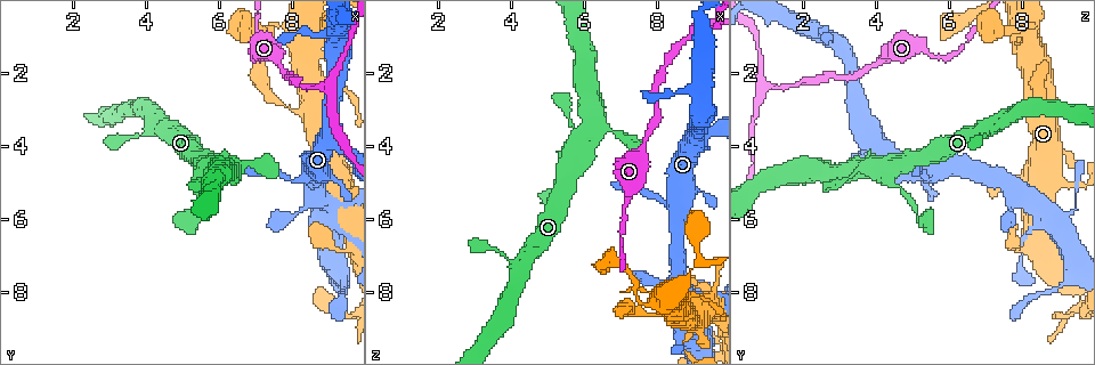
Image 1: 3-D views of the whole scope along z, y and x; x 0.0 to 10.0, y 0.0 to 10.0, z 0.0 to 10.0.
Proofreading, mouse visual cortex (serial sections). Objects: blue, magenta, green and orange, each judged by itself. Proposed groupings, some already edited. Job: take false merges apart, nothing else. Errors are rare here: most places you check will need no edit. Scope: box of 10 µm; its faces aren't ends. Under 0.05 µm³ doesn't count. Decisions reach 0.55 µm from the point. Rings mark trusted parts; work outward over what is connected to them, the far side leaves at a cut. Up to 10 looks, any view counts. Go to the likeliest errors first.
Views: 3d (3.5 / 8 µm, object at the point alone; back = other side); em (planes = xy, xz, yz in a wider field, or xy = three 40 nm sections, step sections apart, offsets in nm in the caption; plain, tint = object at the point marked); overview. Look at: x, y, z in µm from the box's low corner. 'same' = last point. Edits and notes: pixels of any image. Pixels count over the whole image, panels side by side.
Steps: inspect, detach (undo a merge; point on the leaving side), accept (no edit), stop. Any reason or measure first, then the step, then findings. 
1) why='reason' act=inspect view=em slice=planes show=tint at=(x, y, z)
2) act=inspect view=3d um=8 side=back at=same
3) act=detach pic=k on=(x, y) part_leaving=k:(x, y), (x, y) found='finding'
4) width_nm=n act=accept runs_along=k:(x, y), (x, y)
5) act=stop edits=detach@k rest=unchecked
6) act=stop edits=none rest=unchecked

why='sharp bend' act=inspect view=3d um=3.5 at=(8.90, 2.30, 1.00)

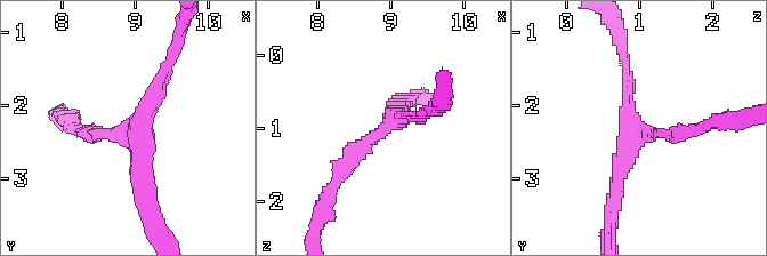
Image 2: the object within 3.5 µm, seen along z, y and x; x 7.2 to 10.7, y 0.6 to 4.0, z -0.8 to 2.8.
why='now the EM' act=inspect view=em slice=xy step=5 show=plain at=(8.90, 2.30, 1.00)

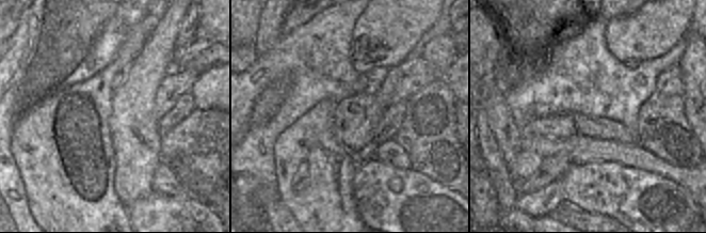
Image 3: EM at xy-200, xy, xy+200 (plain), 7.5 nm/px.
act=inspect view=em slice=xy step=5 show=tint at=same

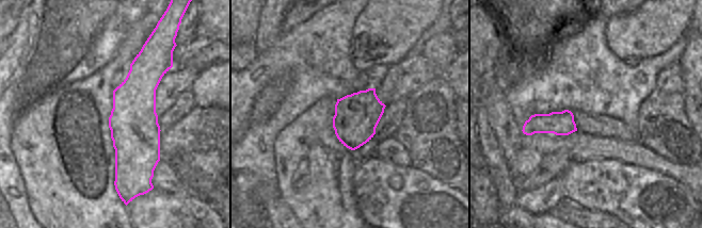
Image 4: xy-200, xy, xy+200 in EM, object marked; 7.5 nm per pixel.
arm_widths_nm=150,200,200 act=accept runs_along=2:(693, 129), (637, 129), (614, 200) found='all the same cell'

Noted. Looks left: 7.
why='abrupt turn' act=inspect view=3d um=3.5 at=(9.20, 6.00, 8.60)

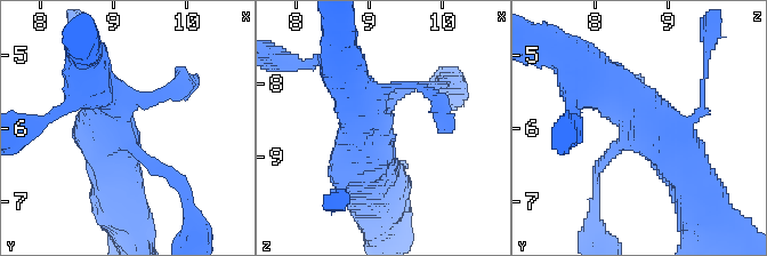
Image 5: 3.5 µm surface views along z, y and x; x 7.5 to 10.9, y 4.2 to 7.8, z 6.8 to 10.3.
act=inspect view=em slice=xy step=5 show=tint at=(9.15, 6.05, 8.55)

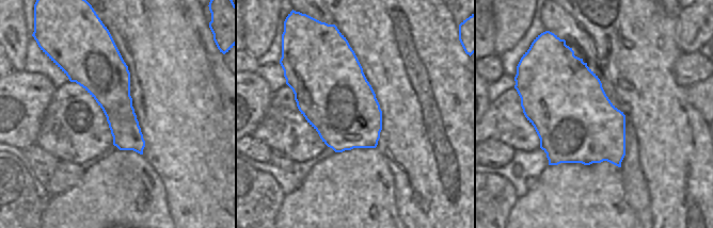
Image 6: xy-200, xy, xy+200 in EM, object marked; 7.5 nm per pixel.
act=accept runs_along=5:(608, 84), (672, 150), (695, 204) found='all the same cell'

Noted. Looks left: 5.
why='three arms meet' act=inspect view=3d um=8 at=(9.10, 3.90, 3.65)

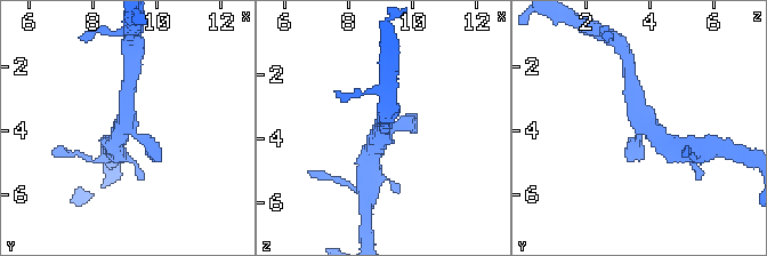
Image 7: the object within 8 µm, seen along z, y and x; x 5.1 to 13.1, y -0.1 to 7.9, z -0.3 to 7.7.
arms=3 arm_widths_nm=200,500,600 why='now the EM' act=inspect view=em slice=xy step=2 show=tint at=same

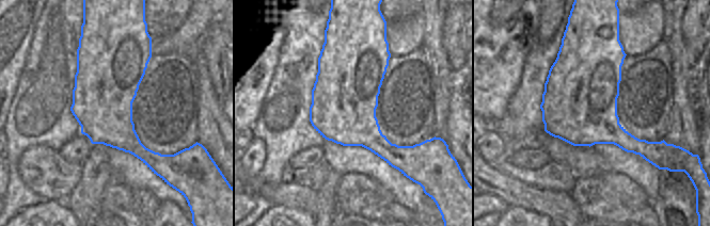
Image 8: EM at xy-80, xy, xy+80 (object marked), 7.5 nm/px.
act=accept runs_along=7:(665, 143), (634, 105), (631, 93) found='one cell here'

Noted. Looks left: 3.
why='a narrow waist' act=inspect view=3d um=3.5 at=(3.55, 3.70, 6.90)

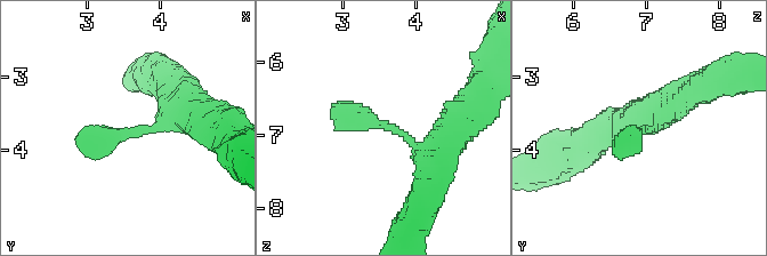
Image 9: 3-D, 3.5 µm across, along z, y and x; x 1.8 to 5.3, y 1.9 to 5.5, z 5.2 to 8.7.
act=inspect view=em slice=xy step=1 show=tint at=(3.55, 3.80, 6.85)

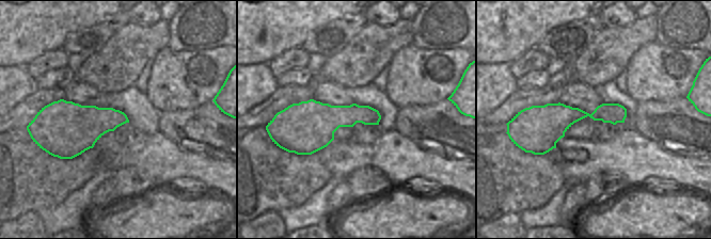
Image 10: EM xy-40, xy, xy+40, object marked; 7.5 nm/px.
why='cut it another way' act=inspect view=em slice=xy step=5 show=tint at=same

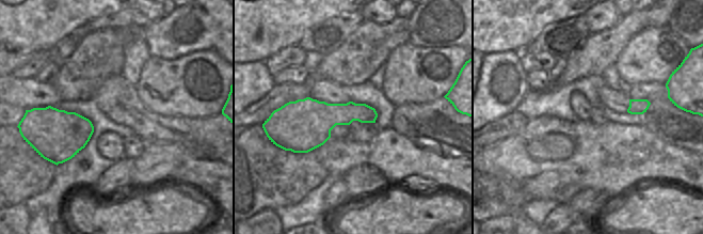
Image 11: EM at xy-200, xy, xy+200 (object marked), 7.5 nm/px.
act=accept runs_along=9:(444, 148), (413, 145), (339, 101) found='continuous, no second cell'

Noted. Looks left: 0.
act=stop edits=none rest=unchecked

